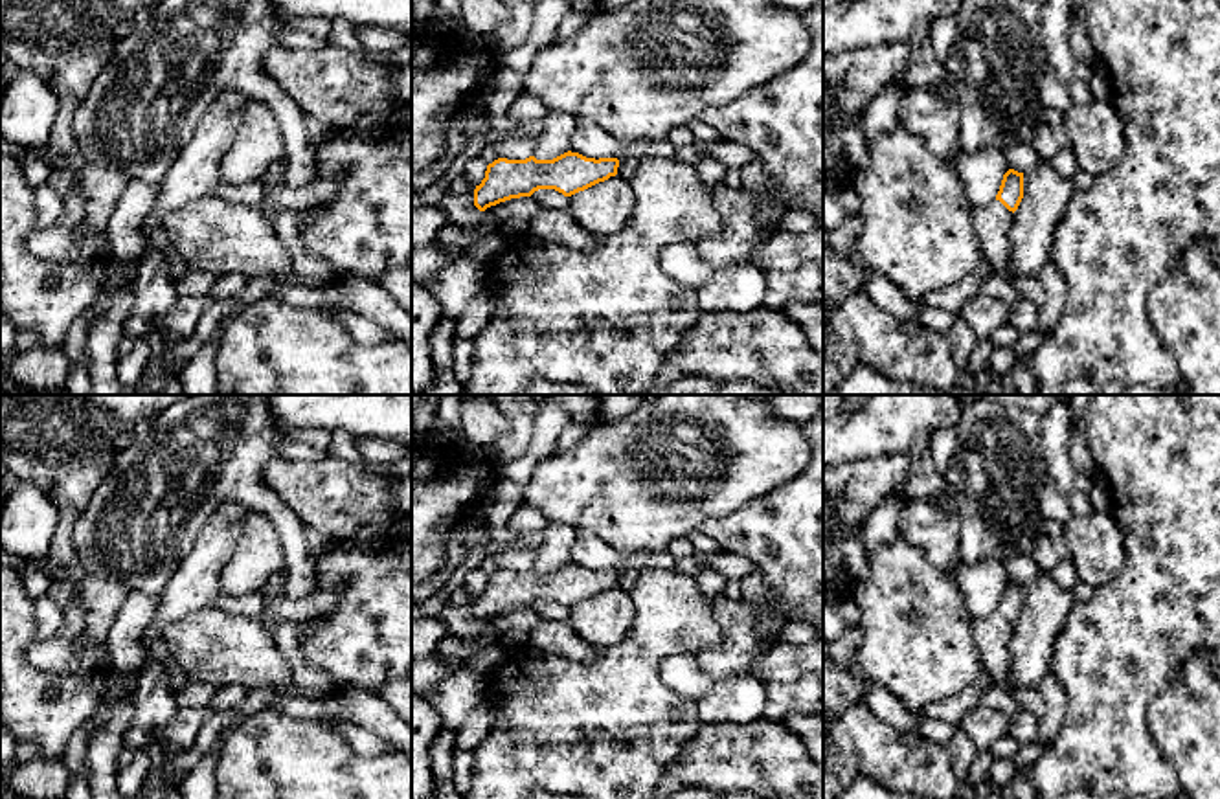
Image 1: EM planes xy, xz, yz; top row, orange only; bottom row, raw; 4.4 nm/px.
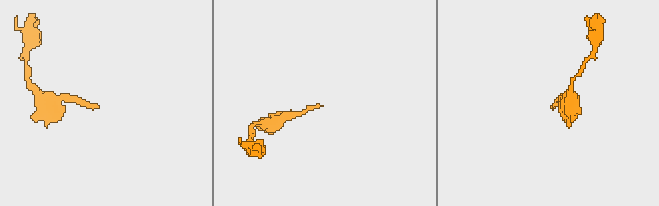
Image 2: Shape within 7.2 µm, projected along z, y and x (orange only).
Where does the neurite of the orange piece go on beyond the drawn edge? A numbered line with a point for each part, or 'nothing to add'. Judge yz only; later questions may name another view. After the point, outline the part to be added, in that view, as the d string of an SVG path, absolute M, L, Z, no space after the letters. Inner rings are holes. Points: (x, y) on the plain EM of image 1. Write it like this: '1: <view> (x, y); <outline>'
1: yz (993, 634); M1000 612L972 621L972 634L979 650L981 667L987 670L994 685L1007 689L1022 709L1042 720L1045 716L1045 702L1038 689L1012 687L1009 683L1012 630L1014 625Z

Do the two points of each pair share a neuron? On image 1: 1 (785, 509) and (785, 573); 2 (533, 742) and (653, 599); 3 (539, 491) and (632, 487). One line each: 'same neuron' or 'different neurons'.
1: same neuron
2: same neuron
3: same neuron

